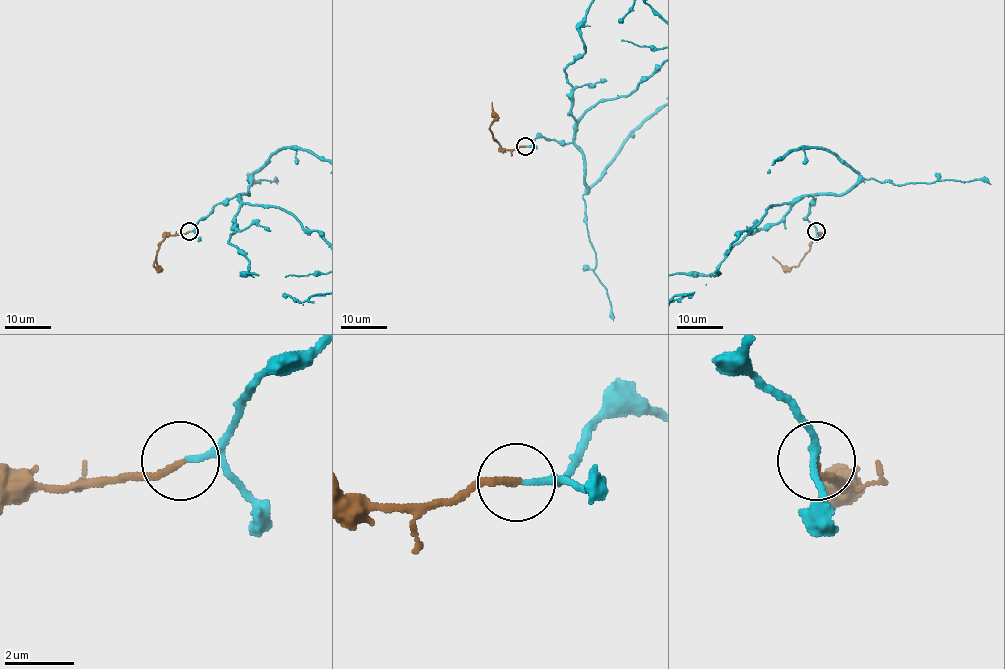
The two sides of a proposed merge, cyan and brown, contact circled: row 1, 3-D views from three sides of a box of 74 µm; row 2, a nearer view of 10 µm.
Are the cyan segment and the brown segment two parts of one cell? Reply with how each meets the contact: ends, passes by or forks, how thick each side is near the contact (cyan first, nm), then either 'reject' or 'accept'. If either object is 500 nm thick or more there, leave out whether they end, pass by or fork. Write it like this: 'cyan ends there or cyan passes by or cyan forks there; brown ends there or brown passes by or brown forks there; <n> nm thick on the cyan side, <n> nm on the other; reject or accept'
cyan passes by; brown ends there; 120 nm thick on the cyan side, 200 nm on the other; accept

